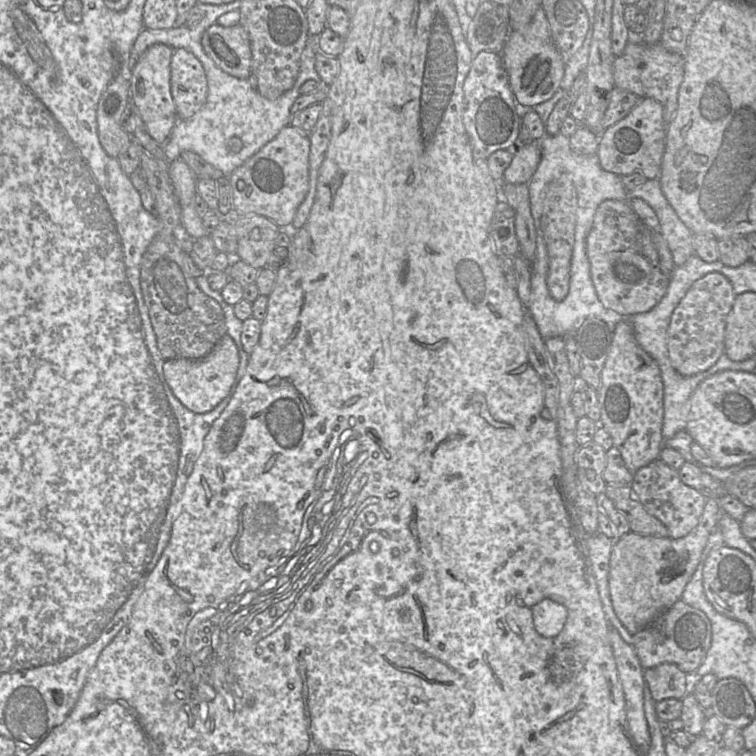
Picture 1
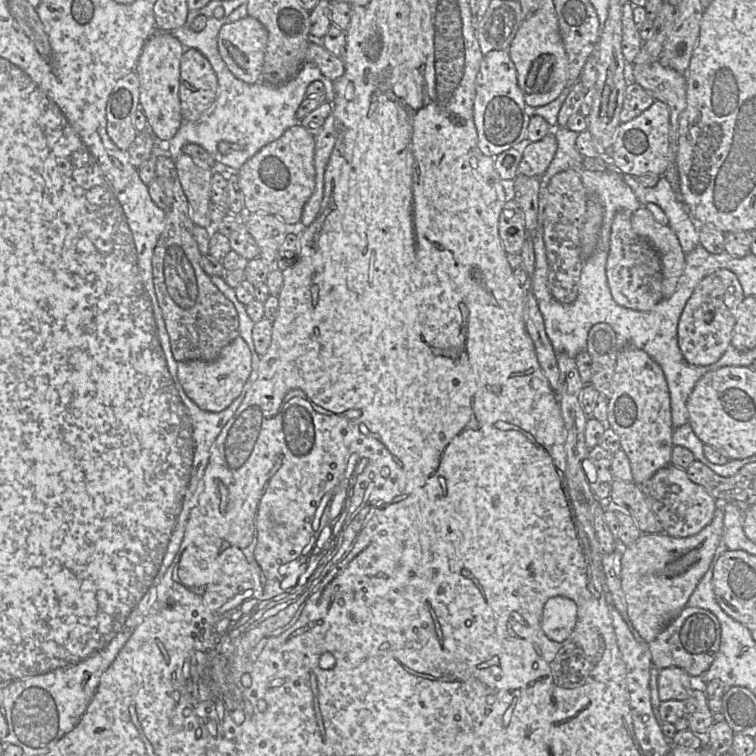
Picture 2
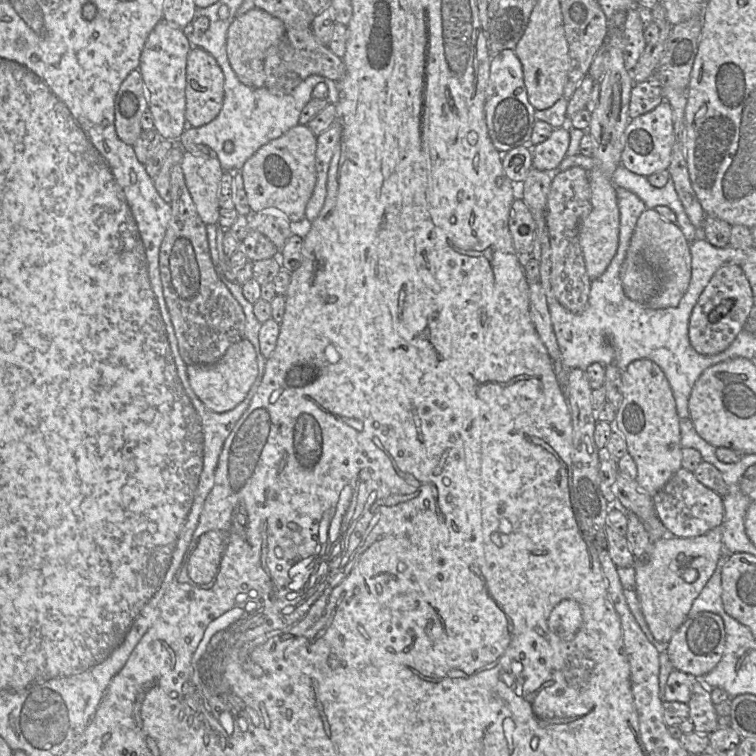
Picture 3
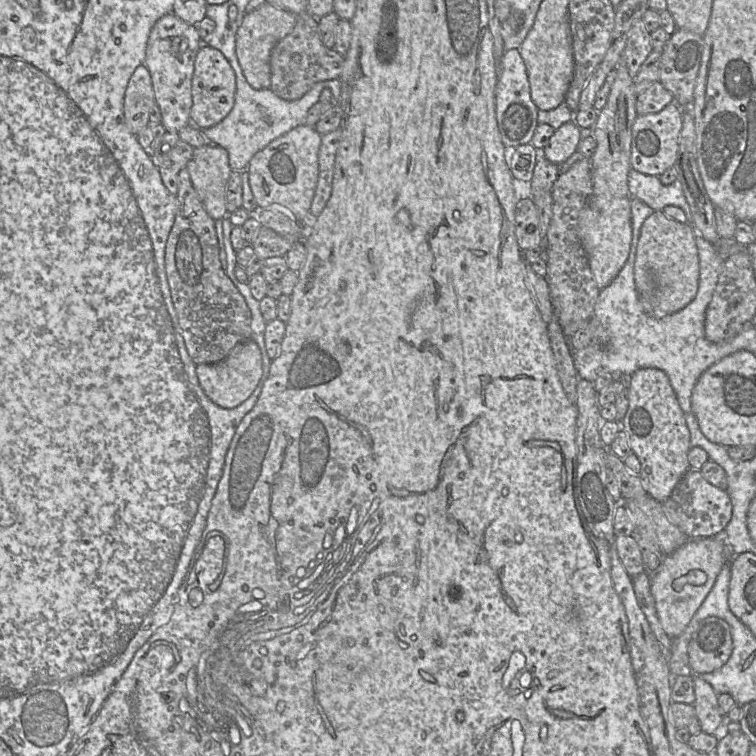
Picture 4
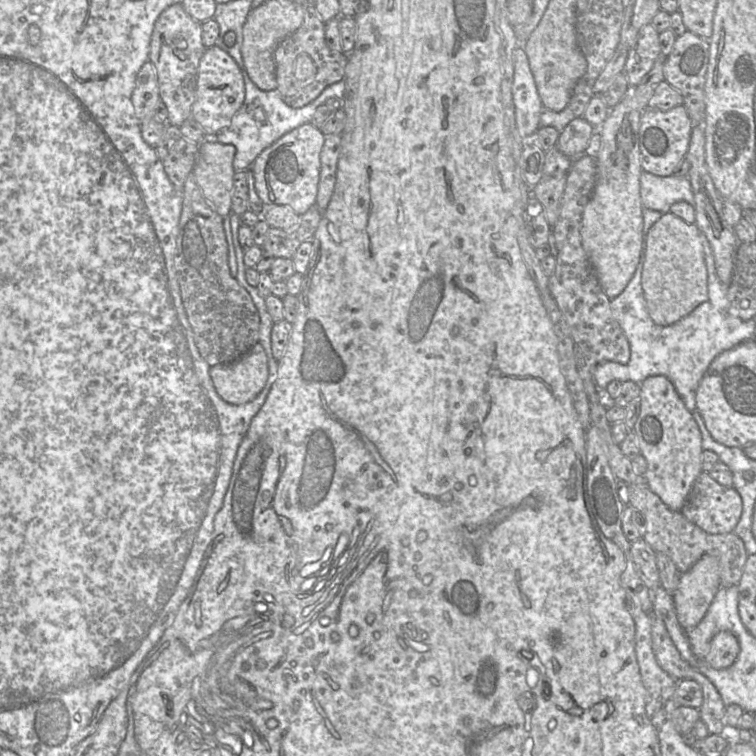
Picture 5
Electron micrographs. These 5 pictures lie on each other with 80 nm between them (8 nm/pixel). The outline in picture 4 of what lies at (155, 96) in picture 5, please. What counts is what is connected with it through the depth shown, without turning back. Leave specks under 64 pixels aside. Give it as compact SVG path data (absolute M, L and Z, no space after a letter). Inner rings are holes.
M141 64L132 74L124 95L124 118L133 134L138 135L149 124L150 112L155 105L150 72Z

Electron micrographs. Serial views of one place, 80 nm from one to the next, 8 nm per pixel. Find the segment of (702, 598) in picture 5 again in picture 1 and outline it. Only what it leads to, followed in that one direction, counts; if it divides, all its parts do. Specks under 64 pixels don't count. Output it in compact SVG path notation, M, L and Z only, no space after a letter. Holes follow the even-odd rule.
M708 498L698 525L683 538L644 536L631 531L614 541L609 593L615 615L629 633L644 629L681 599L685 586L703 560L709 536L718 528L721 514L718 501Z

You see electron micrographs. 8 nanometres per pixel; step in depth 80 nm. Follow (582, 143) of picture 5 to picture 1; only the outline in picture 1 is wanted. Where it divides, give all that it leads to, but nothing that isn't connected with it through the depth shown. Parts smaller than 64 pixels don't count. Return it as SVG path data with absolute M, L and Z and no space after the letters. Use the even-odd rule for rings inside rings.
M537 143L521 145L512 149L514 157L506 168L502 182L504 184L528 183L535 173L540 160L541 149Z

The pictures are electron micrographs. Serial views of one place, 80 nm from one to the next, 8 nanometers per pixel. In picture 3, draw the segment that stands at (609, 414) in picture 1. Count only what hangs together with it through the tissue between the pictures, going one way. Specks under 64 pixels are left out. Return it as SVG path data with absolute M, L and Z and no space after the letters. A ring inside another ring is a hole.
M638 359L631 362L622 371L622 401L616 409L613 422L614 430L620 432L627 445L627 452L637 466L637 483L651 497L654 496L682 468L682 445L680 434L680 418L677 414L675 399L669 382L662 369L650 359Z

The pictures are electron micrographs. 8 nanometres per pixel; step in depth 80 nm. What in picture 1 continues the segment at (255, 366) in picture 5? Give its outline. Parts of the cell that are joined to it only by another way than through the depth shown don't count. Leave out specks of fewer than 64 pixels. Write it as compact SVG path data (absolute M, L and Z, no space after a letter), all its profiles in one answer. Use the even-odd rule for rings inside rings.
M225 335L223 336L219 342L215 345L215 347L213 348L213 350L203 359L172 359L172 360L165 360L165 362L163 363L163 377L164 377L164 386L165 384L170 388L170 390L172 391L173 395L180 401L180 403L182 405L184 405L187 409L189 409L190 411L194 412L194 413L206 413L206 412L210 412L212 411L214 408L216 408L223 399L225 399L231 392L231 394L234 393L235 388L237 386L236 382L236 377L237 377L237 373L238 373L238 369L239 369L239 365L240 365L240 355L239 355L239 350L237 345L235 344L234 340L228 336Z

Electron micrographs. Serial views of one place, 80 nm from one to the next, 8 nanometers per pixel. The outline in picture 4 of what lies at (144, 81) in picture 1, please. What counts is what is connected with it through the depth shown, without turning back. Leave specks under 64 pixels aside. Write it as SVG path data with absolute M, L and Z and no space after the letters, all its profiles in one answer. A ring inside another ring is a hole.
M174 13L160 18L152 28L144 65L150 72L156 105L161 111L161 123L167 132L179 133L185 126L192 124L192 77L196 55L202 45L197 25L188 24Z

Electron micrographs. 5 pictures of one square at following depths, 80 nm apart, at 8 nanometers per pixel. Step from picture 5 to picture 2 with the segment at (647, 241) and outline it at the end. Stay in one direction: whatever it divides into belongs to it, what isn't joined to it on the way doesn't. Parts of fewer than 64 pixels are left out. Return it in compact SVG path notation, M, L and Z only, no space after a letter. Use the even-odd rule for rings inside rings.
M644 206L633 212L632 226L634 231L649 241L658 252L662 263L663 299L669 298L677 288L686 263L686 254L678 237L668 225L657 222Z

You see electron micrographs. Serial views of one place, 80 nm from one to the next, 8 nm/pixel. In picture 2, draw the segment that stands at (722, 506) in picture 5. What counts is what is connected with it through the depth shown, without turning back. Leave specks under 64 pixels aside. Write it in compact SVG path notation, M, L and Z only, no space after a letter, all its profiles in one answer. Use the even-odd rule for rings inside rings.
M668 465L639 485L648 504L663 526L663 532L676 538L694 536L712 521L720 503L702 486L692 482L686 471Z

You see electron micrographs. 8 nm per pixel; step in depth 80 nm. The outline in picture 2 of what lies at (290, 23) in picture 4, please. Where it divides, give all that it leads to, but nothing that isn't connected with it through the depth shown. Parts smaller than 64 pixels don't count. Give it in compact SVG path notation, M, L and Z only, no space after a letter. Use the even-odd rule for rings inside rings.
M247 15L222 26L218 48L223 61L238 79L256 84L262 81L267 41L263 24Z

